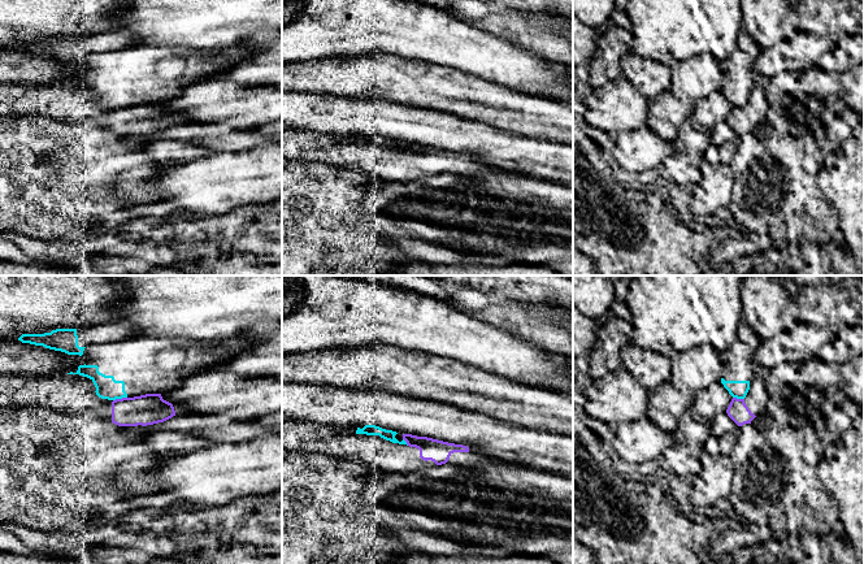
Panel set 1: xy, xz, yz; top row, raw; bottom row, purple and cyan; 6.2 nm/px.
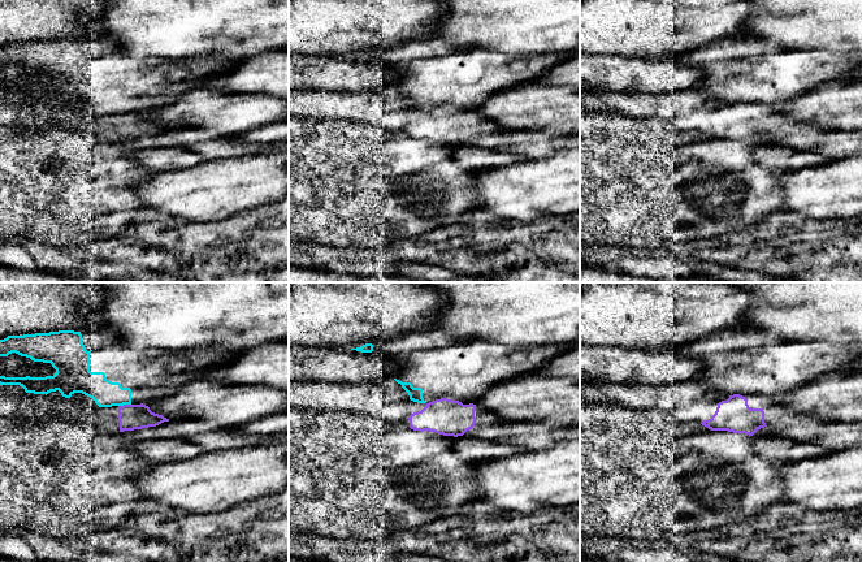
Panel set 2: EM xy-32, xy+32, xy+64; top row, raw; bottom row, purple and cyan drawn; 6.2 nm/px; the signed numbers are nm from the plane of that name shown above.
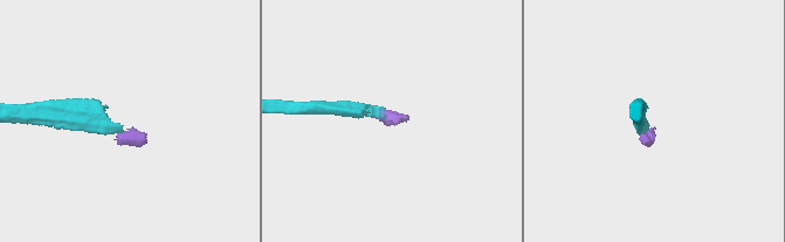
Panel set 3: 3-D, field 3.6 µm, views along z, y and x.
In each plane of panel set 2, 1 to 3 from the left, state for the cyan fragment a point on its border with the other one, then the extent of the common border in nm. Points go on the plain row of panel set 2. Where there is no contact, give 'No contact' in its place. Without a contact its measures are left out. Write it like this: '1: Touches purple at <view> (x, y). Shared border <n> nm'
1: Touches purple at xy-32 (124, 113). Shared border 80 nm
2: No contact
3: No contact

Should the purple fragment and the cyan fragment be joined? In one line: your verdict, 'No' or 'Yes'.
No

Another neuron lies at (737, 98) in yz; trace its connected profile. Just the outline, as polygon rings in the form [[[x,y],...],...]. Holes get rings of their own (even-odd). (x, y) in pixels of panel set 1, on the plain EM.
[[[743,29],[739,31],[737,47],[731,56],[720,61],[724,74],[721,92],[733,107],[744,108],[750,91],[755,87],[754,62],[761,48]]]

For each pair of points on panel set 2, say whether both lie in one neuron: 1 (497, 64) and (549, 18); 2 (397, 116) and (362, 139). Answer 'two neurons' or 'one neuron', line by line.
1: two neurons
2: two neurons

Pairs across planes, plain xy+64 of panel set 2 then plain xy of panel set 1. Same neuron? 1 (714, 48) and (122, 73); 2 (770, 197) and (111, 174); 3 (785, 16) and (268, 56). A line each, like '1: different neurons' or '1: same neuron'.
1: same neuron
2: same neuron
3: different neurons

